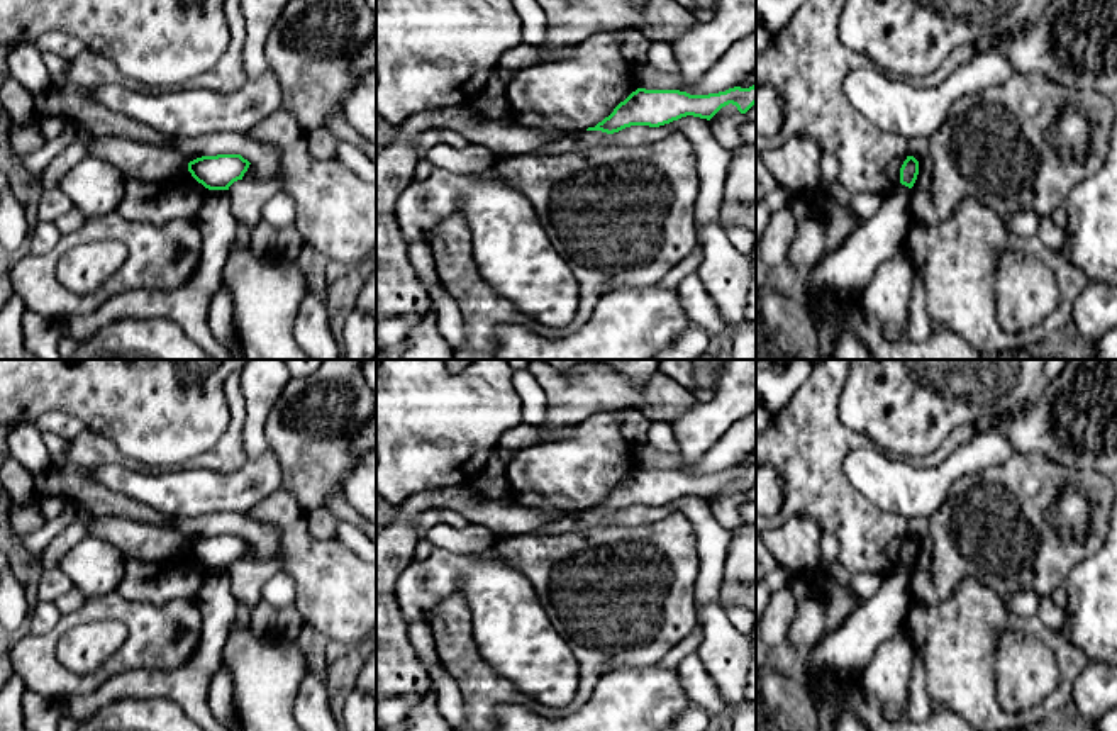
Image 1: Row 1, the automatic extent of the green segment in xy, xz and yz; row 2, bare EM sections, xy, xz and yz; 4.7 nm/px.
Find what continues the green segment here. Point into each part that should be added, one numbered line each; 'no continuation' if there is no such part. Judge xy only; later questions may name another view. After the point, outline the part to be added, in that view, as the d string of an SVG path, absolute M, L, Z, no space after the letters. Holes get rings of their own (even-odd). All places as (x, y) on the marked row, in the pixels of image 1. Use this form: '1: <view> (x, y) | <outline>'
no continuation

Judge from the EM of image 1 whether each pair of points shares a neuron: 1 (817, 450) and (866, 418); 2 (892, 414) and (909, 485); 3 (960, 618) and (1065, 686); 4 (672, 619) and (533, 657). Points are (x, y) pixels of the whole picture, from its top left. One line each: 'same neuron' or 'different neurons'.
1: different neurons
2: different neurons
3: same neuron
4: different neurons

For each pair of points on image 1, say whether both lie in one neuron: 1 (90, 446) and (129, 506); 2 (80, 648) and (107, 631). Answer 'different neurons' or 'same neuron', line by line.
1: same neuron
2: same neuron

